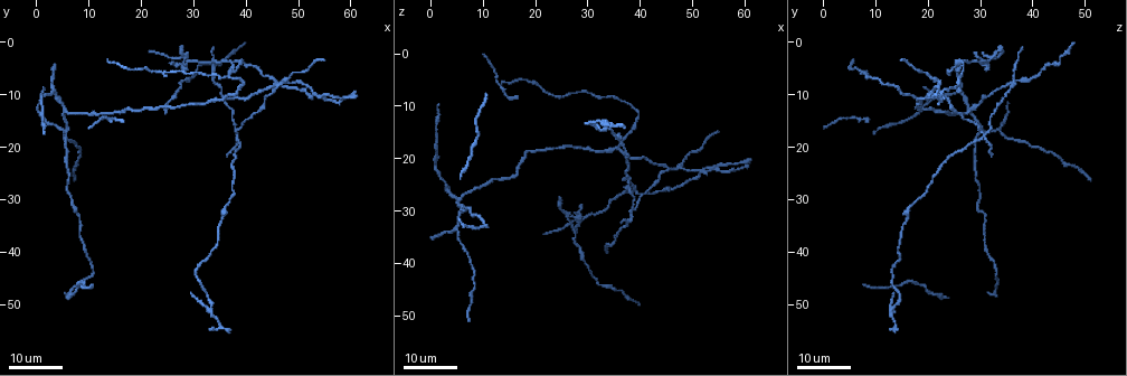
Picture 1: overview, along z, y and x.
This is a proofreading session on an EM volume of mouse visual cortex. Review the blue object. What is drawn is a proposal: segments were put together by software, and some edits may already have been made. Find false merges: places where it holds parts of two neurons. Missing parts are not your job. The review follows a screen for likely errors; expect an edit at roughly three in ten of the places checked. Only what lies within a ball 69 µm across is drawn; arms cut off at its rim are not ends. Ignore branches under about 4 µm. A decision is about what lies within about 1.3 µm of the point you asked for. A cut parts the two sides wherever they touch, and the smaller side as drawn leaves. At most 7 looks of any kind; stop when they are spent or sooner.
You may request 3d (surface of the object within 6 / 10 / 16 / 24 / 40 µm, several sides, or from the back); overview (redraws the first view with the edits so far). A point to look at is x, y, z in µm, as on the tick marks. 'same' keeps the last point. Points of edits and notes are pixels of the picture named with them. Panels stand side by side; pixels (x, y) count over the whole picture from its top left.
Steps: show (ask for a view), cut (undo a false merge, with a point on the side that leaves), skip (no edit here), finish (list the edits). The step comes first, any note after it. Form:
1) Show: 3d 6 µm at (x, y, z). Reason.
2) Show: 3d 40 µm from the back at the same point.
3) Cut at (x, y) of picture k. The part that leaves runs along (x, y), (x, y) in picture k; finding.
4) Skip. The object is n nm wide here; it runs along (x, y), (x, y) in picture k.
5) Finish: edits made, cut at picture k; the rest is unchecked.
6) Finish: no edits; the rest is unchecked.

Show: 3d 24 µm at (5.0, 16.5, 33.5). Three arms meet.

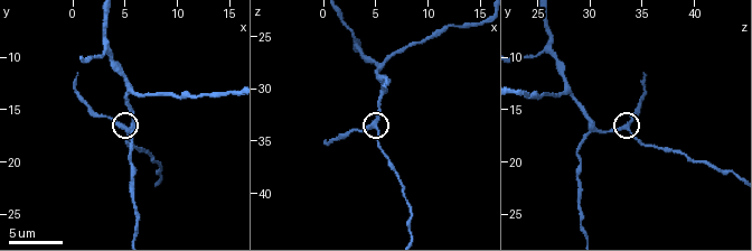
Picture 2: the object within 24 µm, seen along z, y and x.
Show: 3d 10 µm at (5.0, 16.8, 33.4).

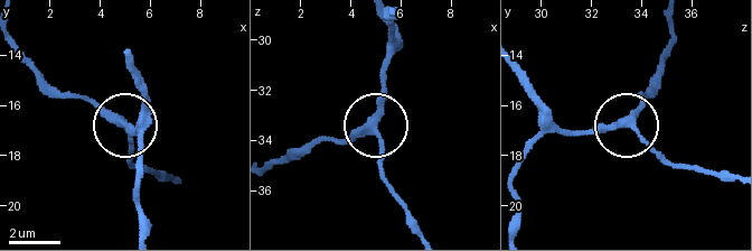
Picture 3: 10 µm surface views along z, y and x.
Skip. The object is 280 nm wide here; it runs along (522, 85), (569, 131), (627, 124), (639, 94) in picture 3; one neuron here.

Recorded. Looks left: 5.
Show: 3d 16 µm at (13.5, 14.5, 6.5).

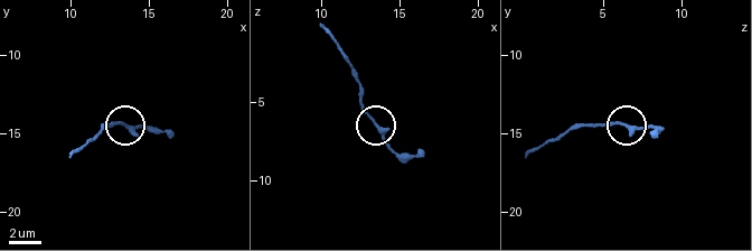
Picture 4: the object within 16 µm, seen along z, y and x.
Show: 3d 6 µm at (13.4, 14.6, 6.4). Zoom in.

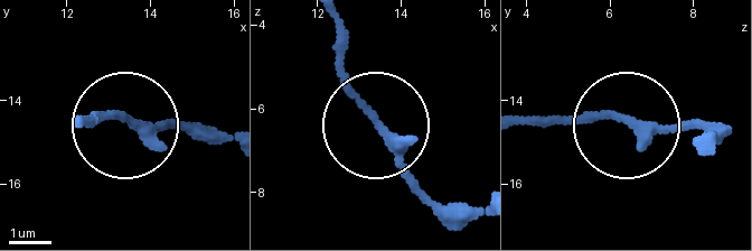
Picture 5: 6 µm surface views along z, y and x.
Skip. 3 arms meet here; continuous, no second neuron.

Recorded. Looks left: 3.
Show: 3d 16 µm at (53.0, 10.0, 22.0).

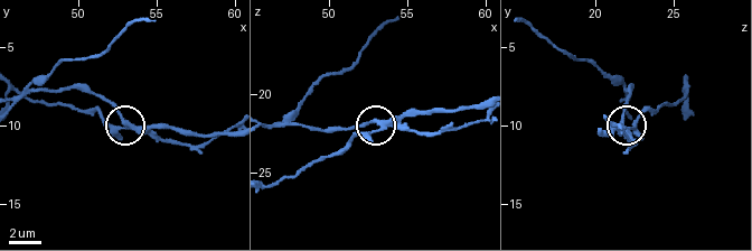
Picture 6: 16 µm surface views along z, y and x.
Show: 3d 10 µm at (53.2, 10.0, 22.4). Closer look.

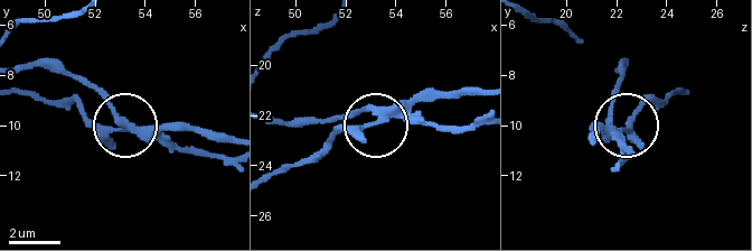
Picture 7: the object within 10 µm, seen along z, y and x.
Show: 3d 6 µm at (53.2, 10.1, 22.2).

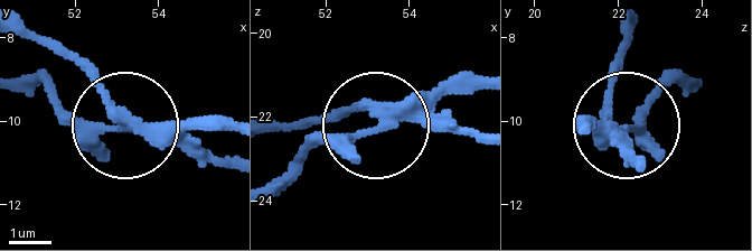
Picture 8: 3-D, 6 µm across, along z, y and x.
Cut at (103, 149) of picture 8. The object is 240 nm wide here; the part that leaves runs along (156, 136), (84, 122), (41, 86), (20, 83) in picture 8; two neurons meet here.

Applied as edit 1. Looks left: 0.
Finish: edits made, cut at picture 8; the rest is unchecked.

